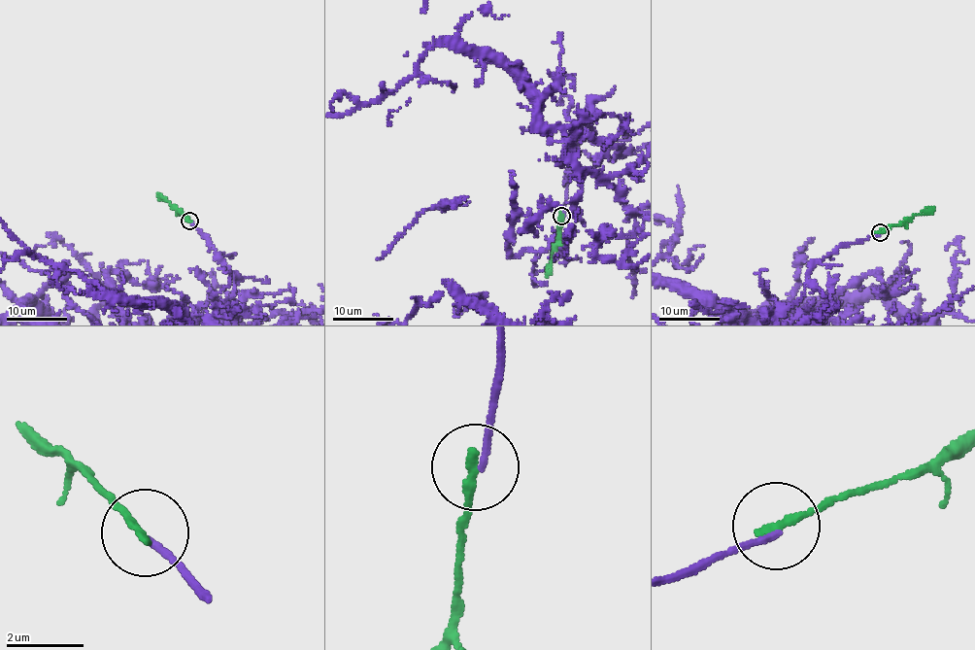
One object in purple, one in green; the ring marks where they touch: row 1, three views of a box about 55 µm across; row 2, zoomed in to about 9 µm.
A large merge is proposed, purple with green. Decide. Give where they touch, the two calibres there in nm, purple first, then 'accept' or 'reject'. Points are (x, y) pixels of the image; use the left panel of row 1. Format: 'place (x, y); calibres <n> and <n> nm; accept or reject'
place (189, 221); calibres 150 and 200 nm; reject

